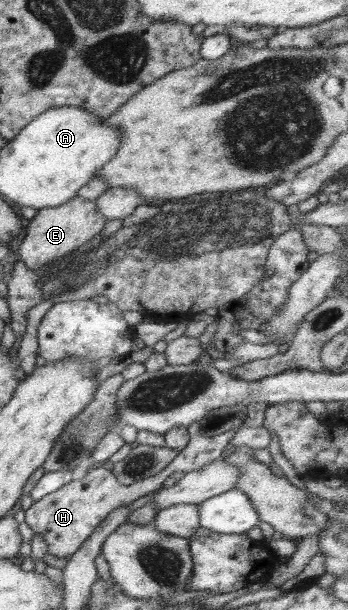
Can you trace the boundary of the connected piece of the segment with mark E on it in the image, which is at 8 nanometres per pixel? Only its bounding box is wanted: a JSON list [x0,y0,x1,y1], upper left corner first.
[16,196,106,271]

